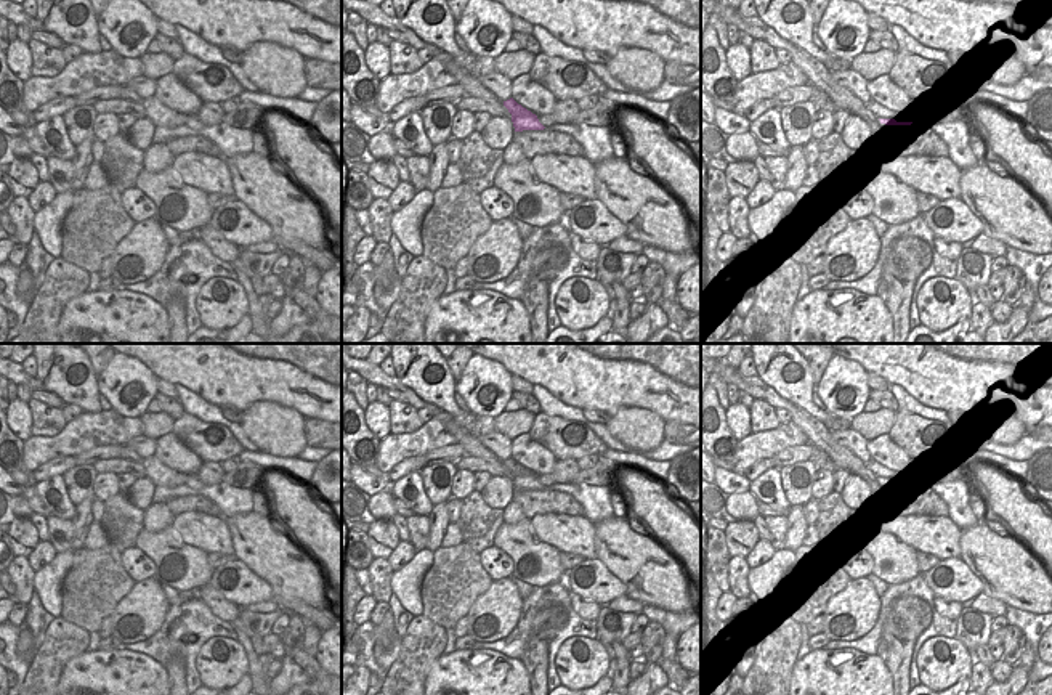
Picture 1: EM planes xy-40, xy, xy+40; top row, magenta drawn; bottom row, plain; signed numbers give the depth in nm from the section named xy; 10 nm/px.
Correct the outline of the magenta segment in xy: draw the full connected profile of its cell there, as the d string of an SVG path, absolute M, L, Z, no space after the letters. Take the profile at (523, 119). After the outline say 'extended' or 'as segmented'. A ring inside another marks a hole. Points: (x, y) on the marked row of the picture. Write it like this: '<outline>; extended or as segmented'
M513 98L504 101L504 106L512 114L515 132L544 130L555 125L555 119L552 114L536 116L521 104L518 104Z; extended

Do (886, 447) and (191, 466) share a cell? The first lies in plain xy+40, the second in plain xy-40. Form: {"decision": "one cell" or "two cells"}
{"decision": "one cell"}

